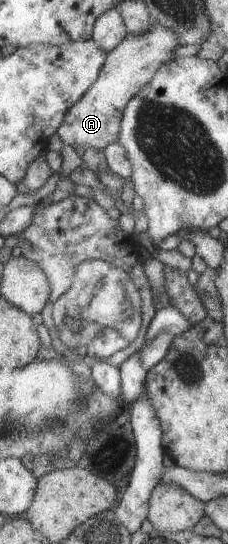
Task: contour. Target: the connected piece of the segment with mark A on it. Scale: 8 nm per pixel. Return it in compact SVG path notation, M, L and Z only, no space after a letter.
M156 22L142 35L127 33L126 37L106 55L106 61L98 73L98 78L66 111L62 123L55 132L60 143L74 149L78 146L86 146L104 150L108 143L117 141L118 123L120 123L122 109L126 107L126 103L152 79L152 75L162 63L175 59L172 49L178 45L178 41L174 35L176 33L172 29L160 27Z

